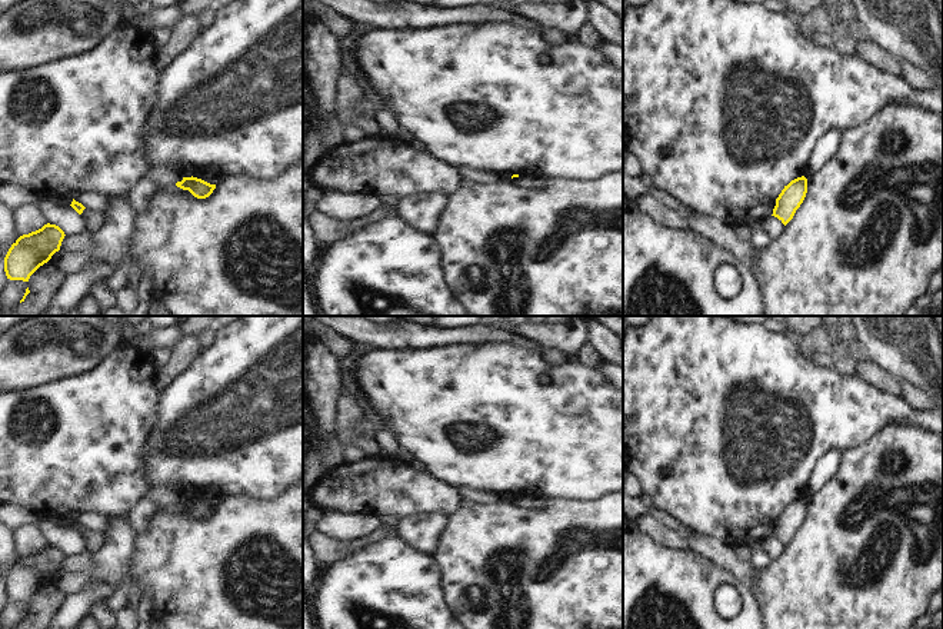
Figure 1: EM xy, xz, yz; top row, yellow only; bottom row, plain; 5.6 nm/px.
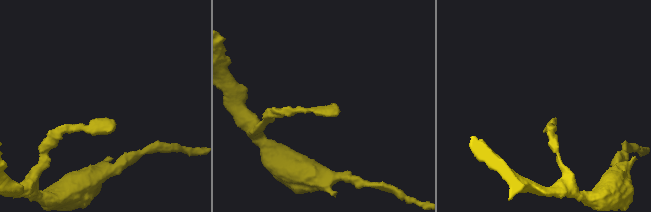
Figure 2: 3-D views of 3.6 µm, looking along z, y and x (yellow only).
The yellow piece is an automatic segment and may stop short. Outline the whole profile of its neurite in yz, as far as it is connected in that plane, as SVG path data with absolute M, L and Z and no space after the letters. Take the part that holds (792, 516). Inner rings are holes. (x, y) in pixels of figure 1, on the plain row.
M804 496L792 500L776 519L772 536L777 538L786 546L803 523L806 513L807 499Z

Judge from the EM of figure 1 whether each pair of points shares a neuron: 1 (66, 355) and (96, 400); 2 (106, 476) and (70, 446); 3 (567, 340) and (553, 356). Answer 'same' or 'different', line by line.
1: different
2: same
3: different

